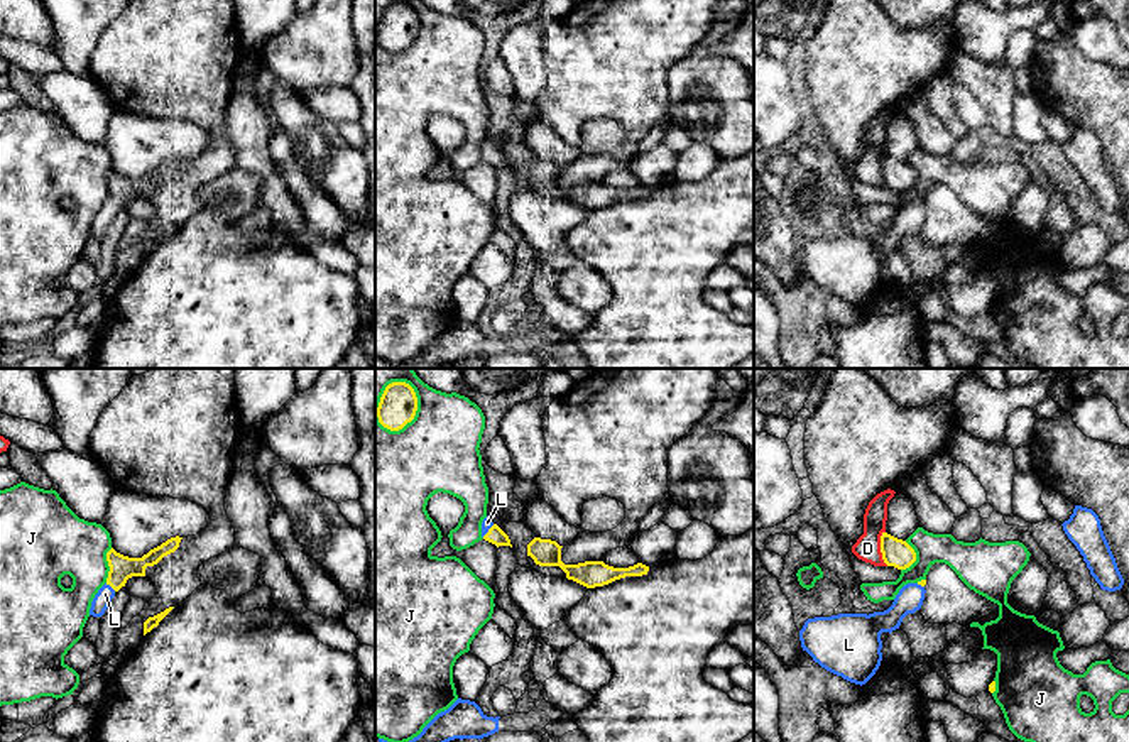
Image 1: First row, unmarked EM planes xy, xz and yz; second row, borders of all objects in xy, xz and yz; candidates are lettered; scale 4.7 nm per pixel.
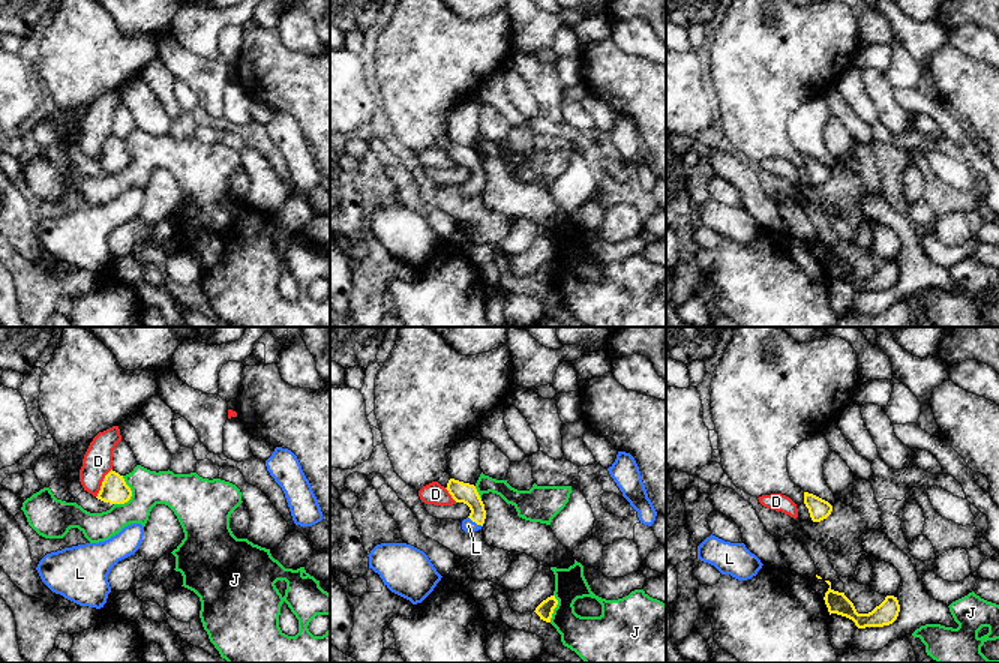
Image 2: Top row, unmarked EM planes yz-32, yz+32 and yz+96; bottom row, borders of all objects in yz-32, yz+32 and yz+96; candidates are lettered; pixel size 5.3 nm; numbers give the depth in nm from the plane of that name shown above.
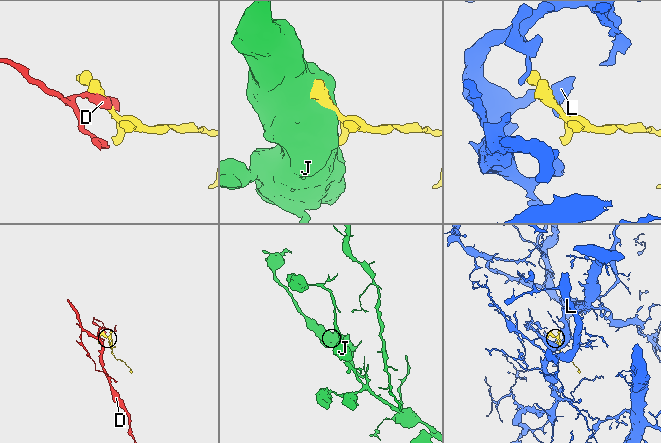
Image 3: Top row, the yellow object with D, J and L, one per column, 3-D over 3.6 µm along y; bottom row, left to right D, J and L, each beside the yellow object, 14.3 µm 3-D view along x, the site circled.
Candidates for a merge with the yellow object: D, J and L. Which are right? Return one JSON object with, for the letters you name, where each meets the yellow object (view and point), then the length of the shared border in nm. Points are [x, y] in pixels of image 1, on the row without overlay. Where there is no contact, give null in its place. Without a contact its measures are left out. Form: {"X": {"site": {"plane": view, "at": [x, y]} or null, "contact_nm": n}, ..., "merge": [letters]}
{"L": {"site": {"plane": "xy", "at": [110, 207]}, "contact_nm": 70}, "merge": ["L"]}

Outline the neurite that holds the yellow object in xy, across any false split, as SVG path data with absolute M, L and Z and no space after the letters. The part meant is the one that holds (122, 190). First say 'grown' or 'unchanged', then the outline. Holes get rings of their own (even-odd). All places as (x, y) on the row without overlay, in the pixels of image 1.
grown; M176 157L150 171L142 179L128 179L117 174L113 169L106 174L110 188L106 205L98 211L91 223L90 237L101 238L108 230L115 215L125 208L132 198L145 198L145 189L157 186L164 177L174 174L179 169L183 159Z

